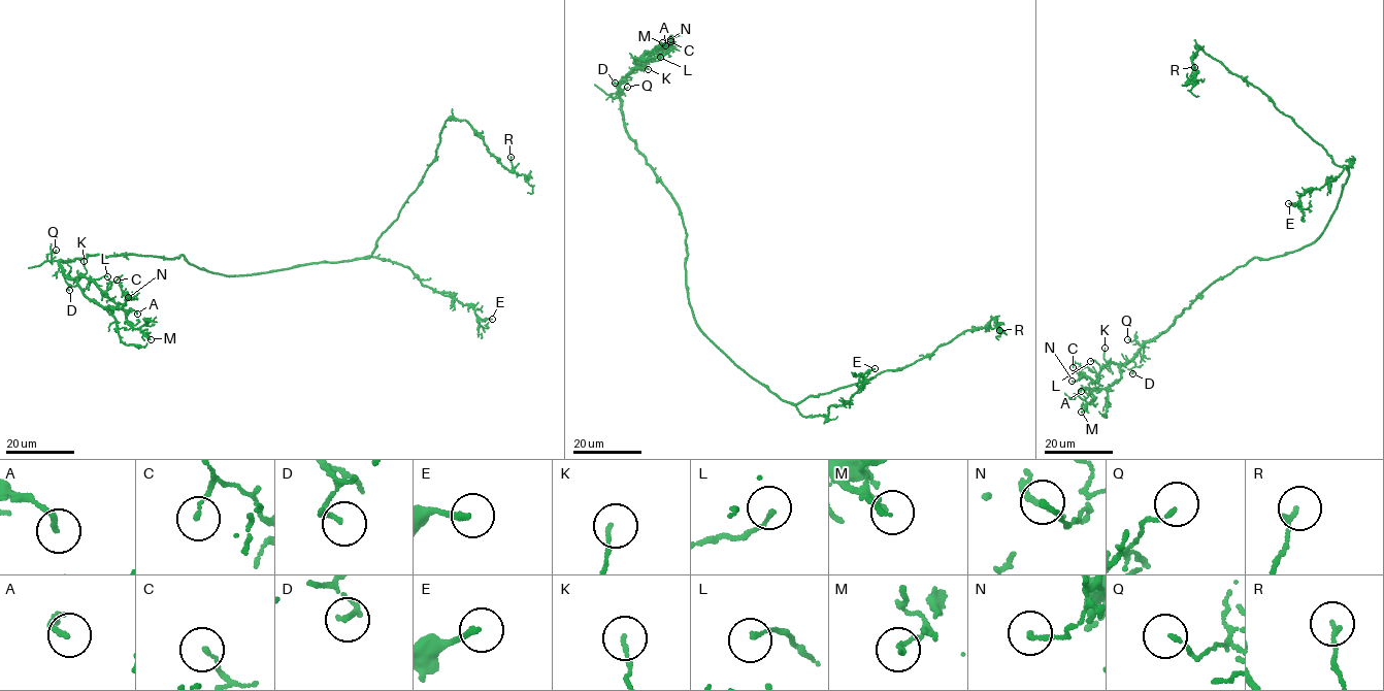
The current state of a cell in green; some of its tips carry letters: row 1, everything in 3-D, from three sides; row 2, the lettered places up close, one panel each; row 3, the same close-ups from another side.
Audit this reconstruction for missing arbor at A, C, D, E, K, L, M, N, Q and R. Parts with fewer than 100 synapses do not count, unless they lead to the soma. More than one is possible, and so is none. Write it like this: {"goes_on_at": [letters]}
{"goes_on_at": []}

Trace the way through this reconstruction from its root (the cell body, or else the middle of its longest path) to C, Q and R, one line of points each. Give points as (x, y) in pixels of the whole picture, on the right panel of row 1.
C: (1322, 231), (1299, 250), (1252, 258), (1217, 278), (1130, 360), (1108, 362), (1097, 374), (1077, 363), (1073, 367)
Q: (1322, 231), (1299, 250), (1262, 260), (1252, 258), (1217, 278), (1165, 331), (1143, 346), (1127, 339)
R: (1322, 231), (1347, 168), (1335, 163), (1263, 93), (1197, 46), (1194, 75), (1187, 85), (1194, 67)

